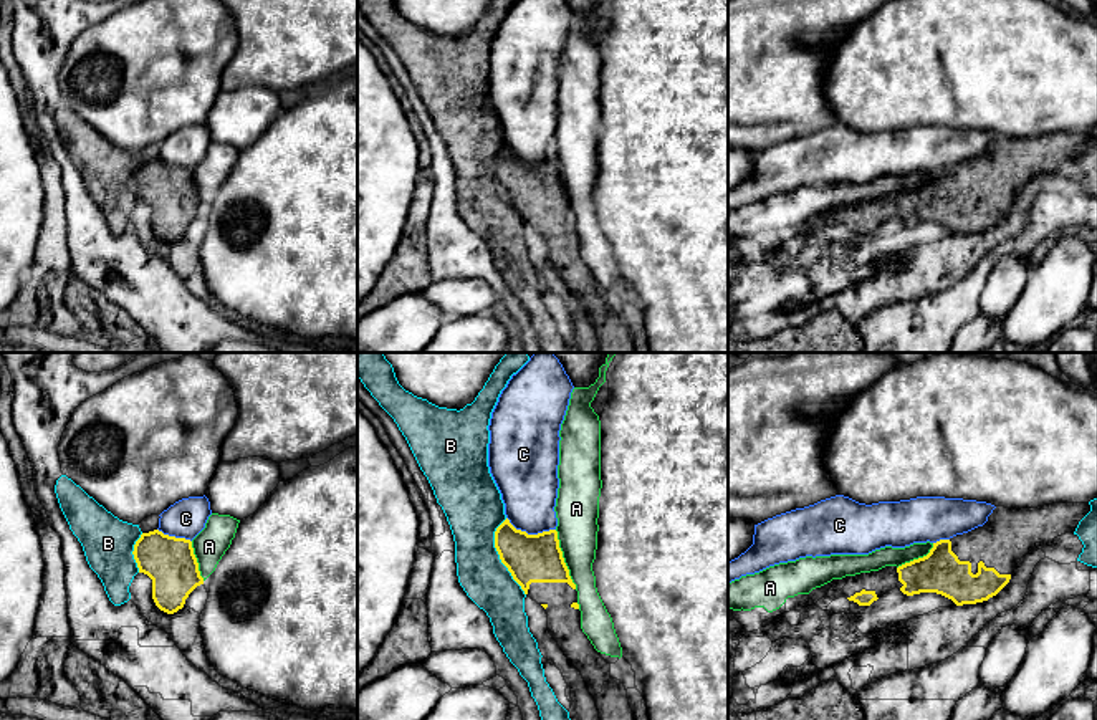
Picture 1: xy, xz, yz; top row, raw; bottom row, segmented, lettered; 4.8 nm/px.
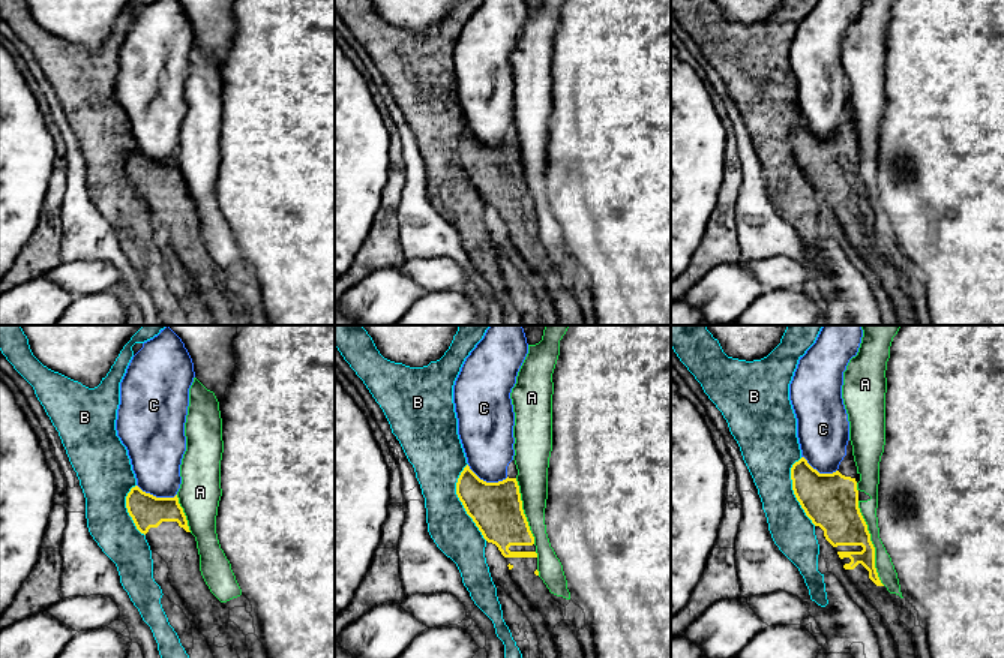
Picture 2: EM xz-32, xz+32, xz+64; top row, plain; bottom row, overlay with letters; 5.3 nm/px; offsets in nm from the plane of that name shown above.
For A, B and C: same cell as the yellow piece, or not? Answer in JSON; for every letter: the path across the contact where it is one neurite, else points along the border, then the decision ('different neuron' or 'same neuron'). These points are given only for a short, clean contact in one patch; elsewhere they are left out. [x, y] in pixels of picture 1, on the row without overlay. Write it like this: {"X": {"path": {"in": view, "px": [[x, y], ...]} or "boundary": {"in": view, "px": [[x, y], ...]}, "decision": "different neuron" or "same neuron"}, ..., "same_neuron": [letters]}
{"A": {"decision": "different neuron"}, "B": {"decision": "different neuron"}, "C": {"decision": "different neuron"}, "same_neuron": []}

